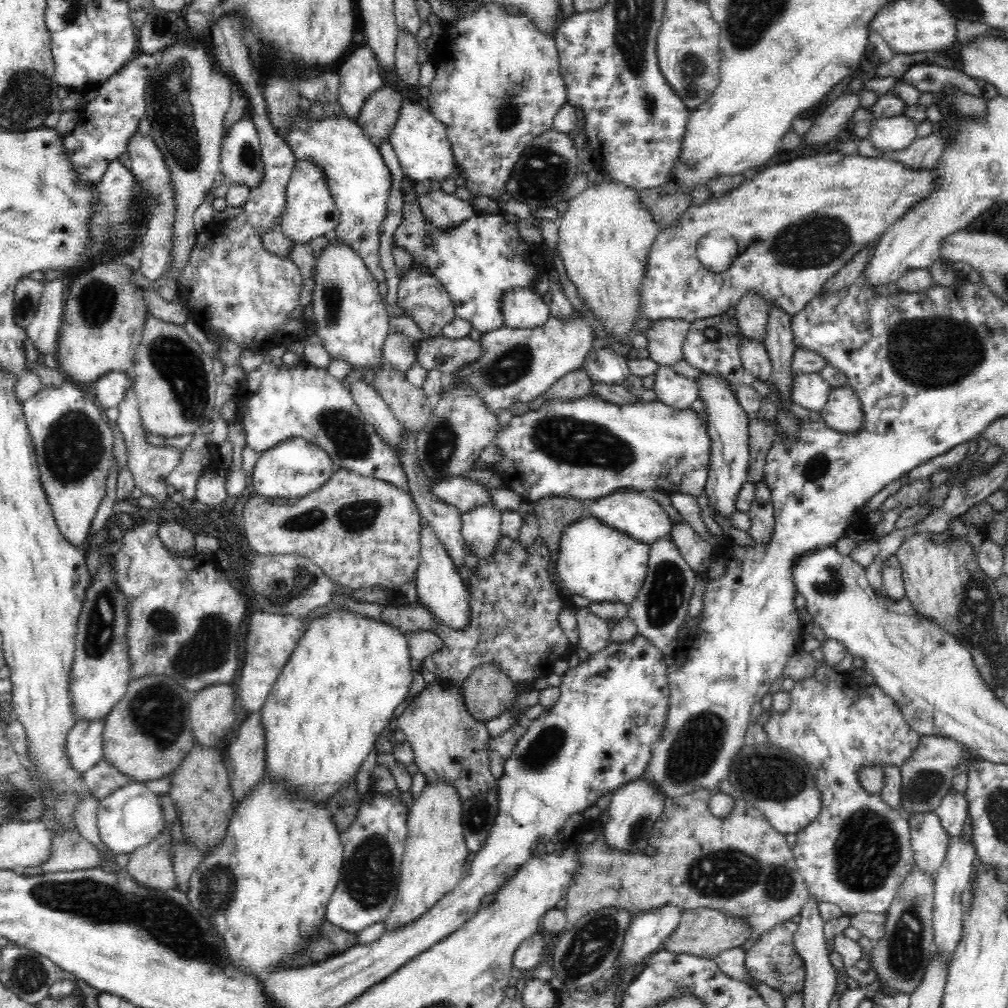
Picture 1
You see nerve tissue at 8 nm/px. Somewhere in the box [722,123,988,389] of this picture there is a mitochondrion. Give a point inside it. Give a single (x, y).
(809, 243)

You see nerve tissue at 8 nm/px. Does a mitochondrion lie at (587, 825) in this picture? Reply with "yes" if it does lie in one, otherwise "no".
no

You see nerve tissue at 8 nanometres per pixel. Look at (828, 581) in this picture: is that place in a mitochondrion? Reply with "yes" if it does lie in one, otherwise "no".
yes

